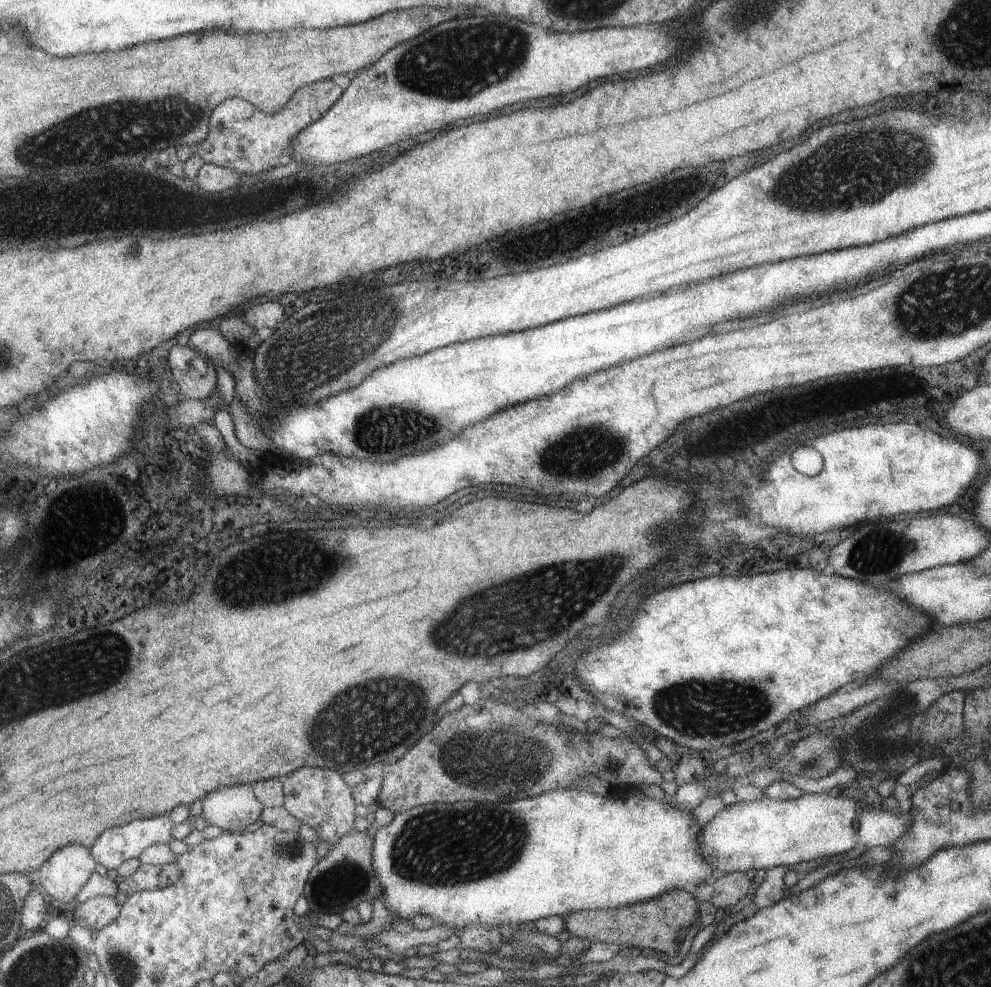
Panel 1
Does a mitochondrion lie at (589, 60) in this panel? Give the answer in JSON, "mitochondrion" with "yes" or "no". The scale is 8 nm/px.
{"mitochondrion":"no"}

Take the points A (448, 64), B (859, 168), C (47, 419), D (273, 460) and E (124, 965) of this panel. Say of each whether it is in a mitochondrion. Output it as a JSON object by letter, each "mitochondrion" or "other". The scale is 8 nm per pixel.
{"A":"mitochondrion","B":"mitochondrion","C":"other","D":"other","E":"mitochondrion"}

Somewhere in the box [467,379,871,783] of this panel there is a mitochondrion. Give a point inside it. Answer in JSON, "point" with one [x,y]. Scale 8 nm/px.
{"point":[669,705]}

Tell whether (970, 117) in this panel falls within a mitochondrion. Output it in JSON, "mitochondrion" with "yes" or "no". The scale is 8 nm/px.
{"mitochondrion":"no"}

